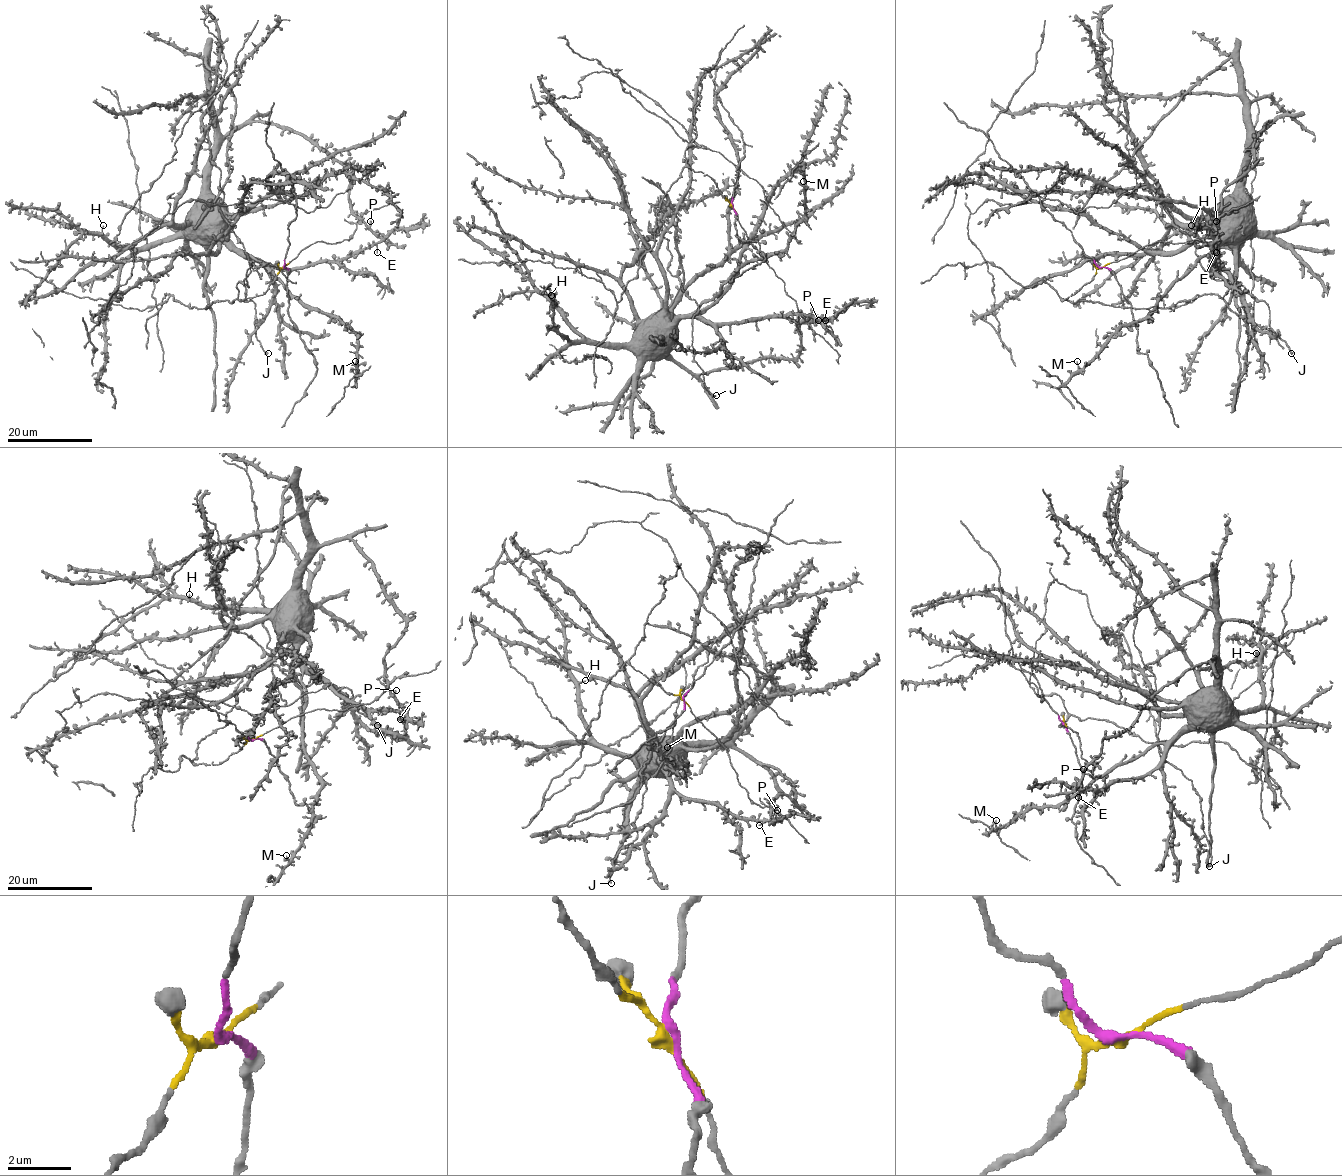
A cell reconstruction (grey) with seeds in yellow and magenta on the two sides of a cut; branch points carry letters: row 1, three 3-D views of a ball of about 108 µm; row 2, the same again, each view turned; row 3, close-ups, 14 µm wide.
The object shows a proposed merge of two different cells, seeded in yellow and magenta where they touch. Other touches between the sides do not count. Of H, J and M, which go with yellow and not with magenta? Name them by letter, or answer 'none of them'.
none of them

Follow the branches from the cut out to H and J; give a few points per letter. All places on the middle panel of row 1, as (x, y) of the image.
H: (732, 205), (742, 141), (733, 141), (738, 179), (729, 252), (628, 342), (587, 340), (551, 295)
J: (732, 205), (742, 141), (727, 255), (641, 320), (621, 277), (657, 229), (668, 240), (716, 395)

